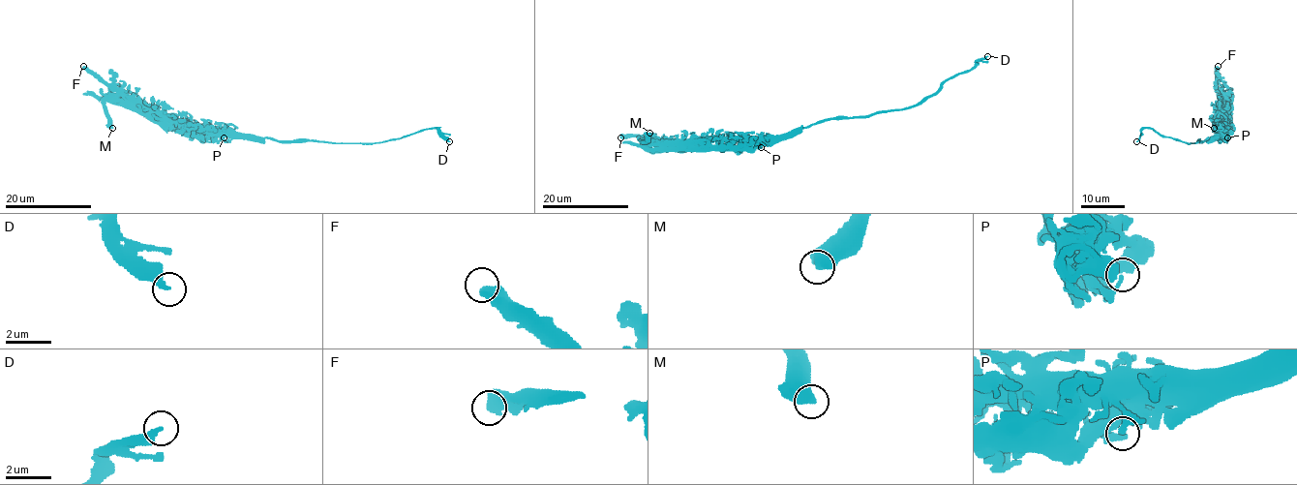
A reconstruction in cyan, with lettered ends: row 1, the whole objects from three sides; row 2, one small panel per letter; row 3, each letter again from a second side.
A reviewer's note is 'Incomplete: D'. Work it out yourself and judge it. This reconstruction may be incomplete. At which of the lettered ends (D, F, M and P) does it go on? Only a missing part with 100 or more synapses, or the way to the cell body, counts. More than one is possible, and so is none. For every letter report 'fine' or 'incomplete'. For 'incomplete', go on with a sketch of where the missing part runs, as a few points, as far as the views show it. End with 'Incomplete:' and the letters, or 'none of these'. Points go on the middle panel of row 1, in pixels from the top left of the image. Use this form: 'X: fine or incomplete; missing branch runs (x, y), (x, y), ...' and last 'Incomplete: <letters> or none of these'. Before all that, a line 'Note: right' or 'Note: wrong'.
Note: right
D: incomplete; missing branch runs (987, 56), (993, 56), (1011, 33)
F: fine
M: fine
P: fine
Incomplete: D

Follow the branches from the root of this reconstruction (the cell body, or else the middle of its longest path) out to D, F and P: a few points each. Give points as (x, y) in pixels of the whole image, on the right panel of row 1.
D: (1207, 138), (1186, 142), (1144, 128), (1136, 141)
F: (1207, 138), (1218, 132), (1220, 118), (1218, 66)
P: (1207, 138), (1220, 137), (1225, 140), (1227, 137)

